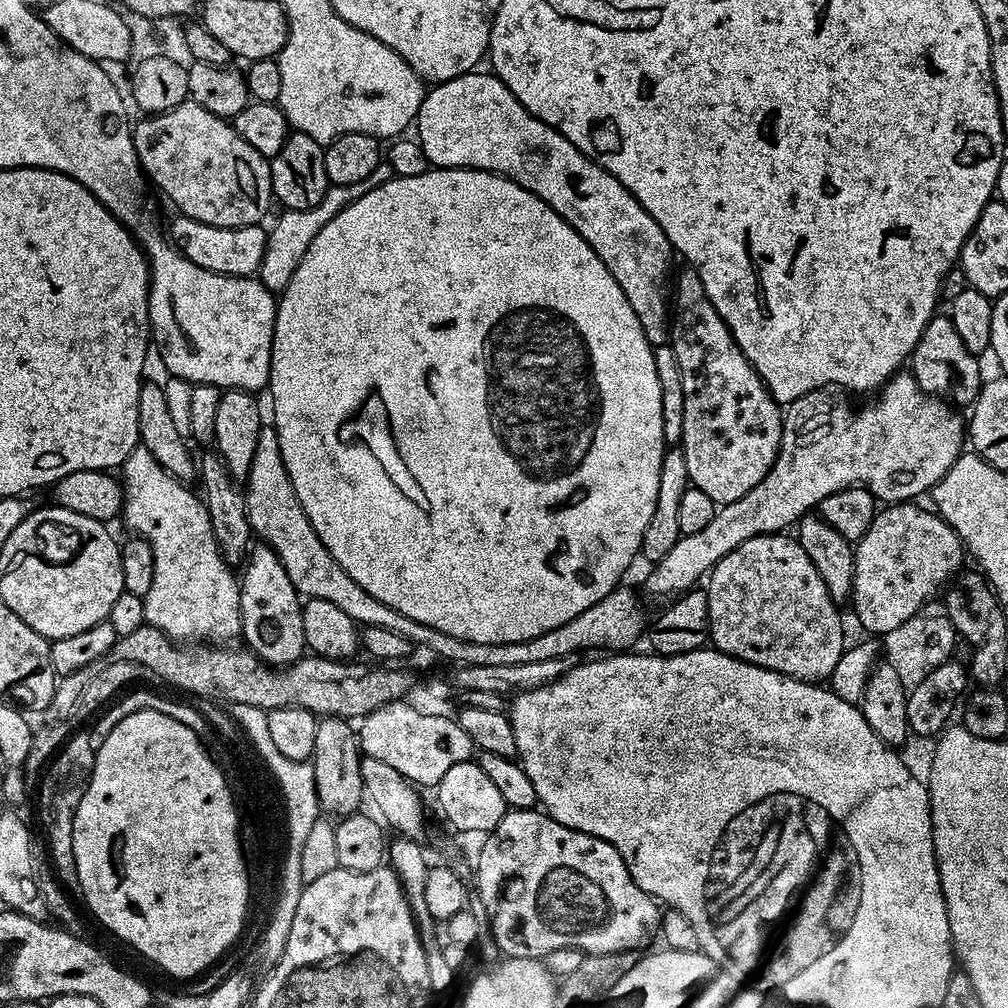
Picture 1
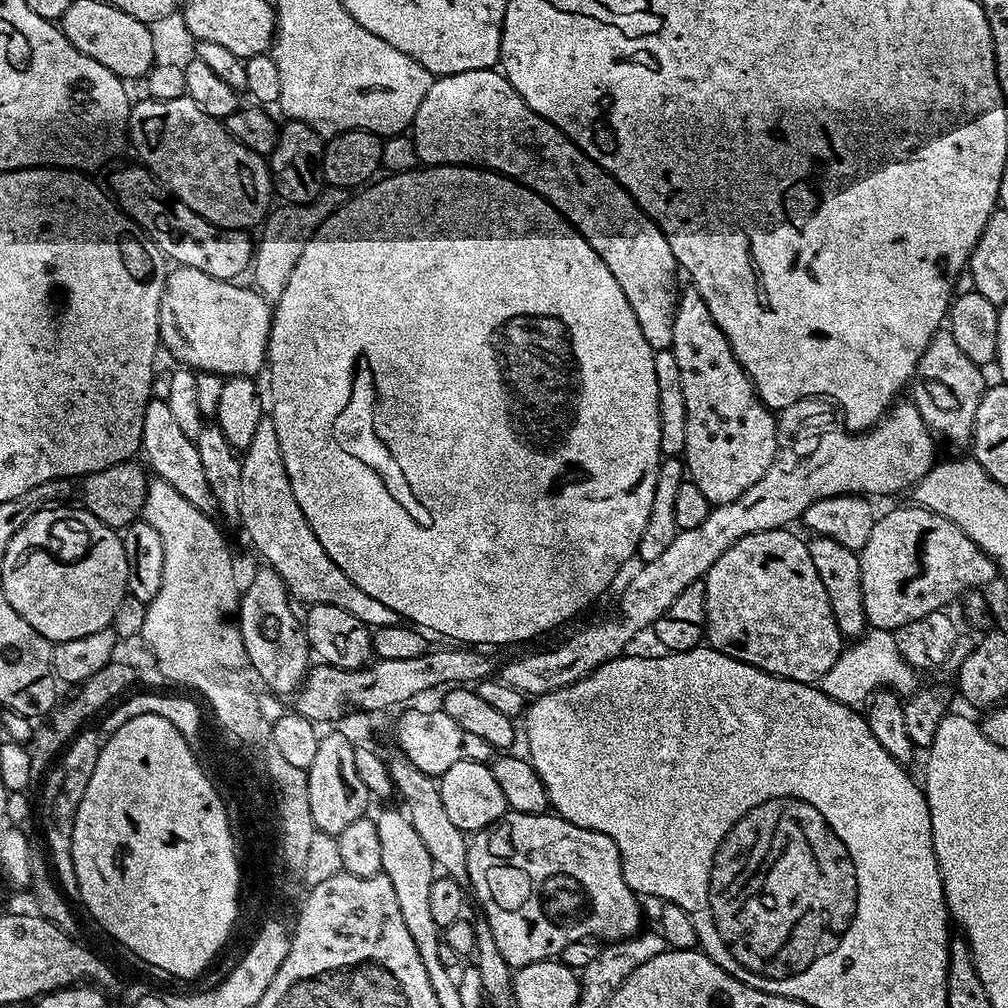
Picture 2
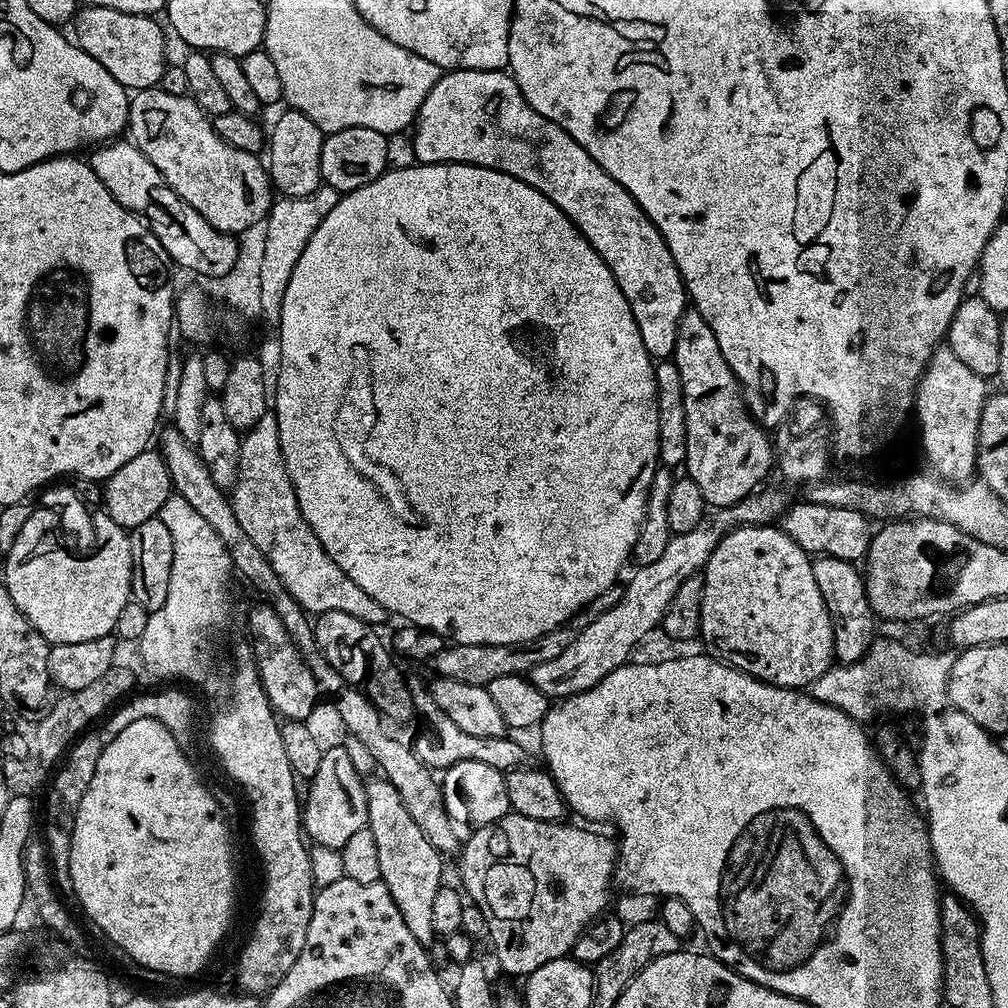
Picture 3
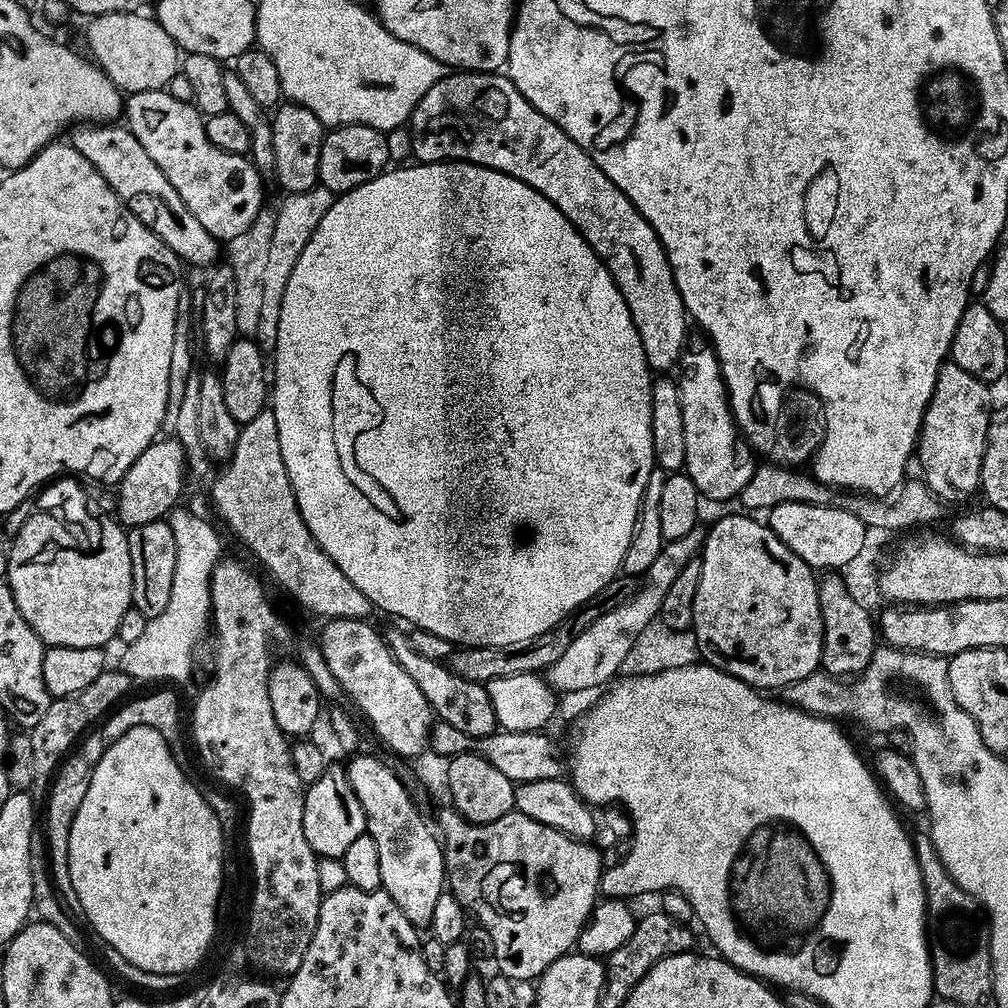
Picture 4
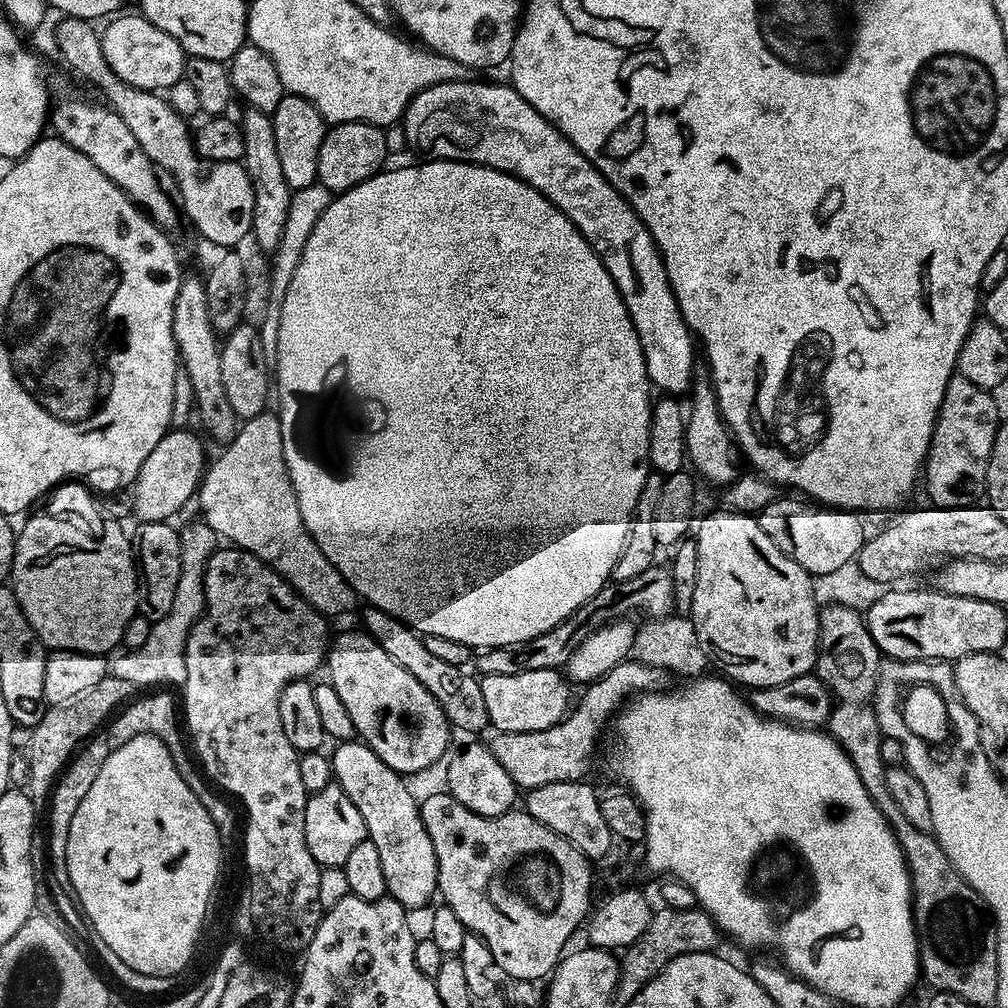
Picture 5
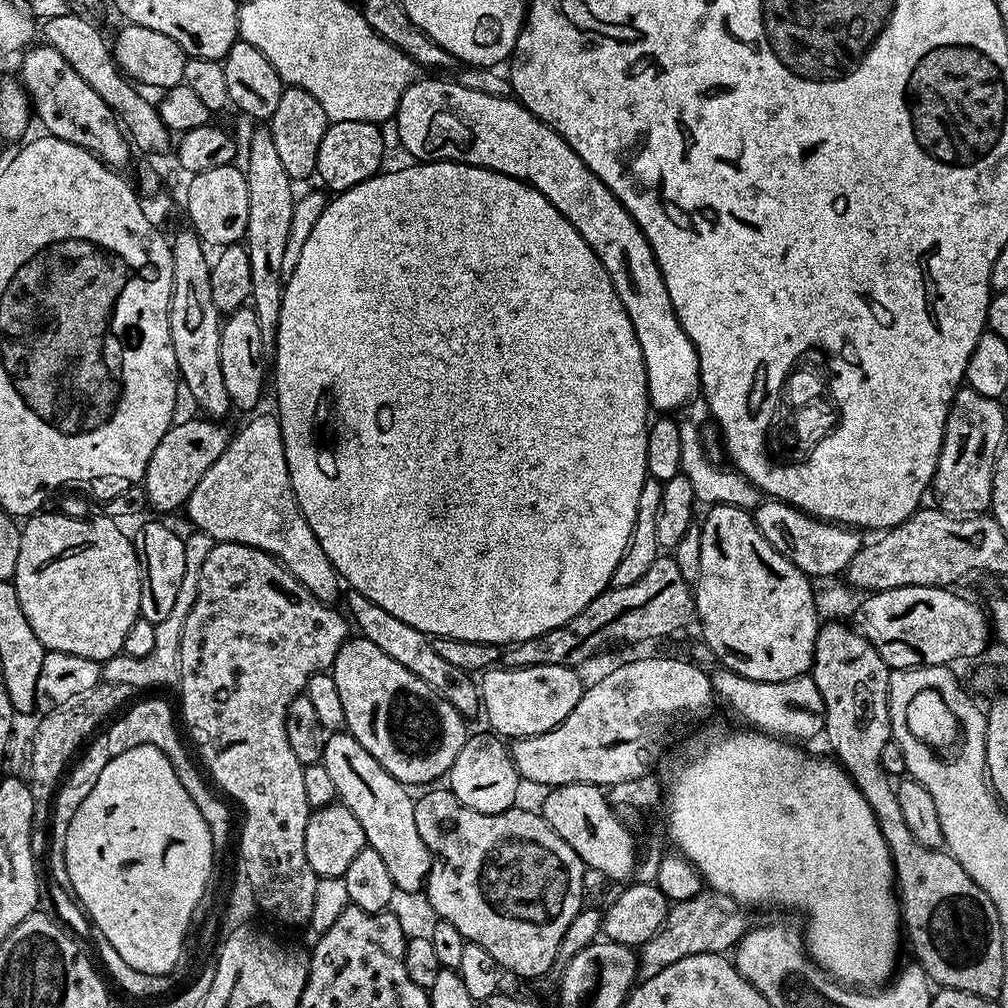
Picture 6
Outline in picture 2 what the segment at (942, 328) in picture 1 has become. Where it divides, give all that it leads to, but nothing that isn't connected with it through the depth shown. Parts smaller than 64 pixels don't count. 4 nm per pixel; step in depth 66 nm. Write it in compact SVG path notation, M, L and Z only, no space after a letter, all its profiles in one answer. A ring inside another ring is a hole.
M941 330L932 335L916 367L915 379L920 380L920 389L914 403L928 429L941 441L964 445L971 441L974 414L978 414L978 402L986 387L980 372L983 372L981 365L970 362L954 343L954 334Z

